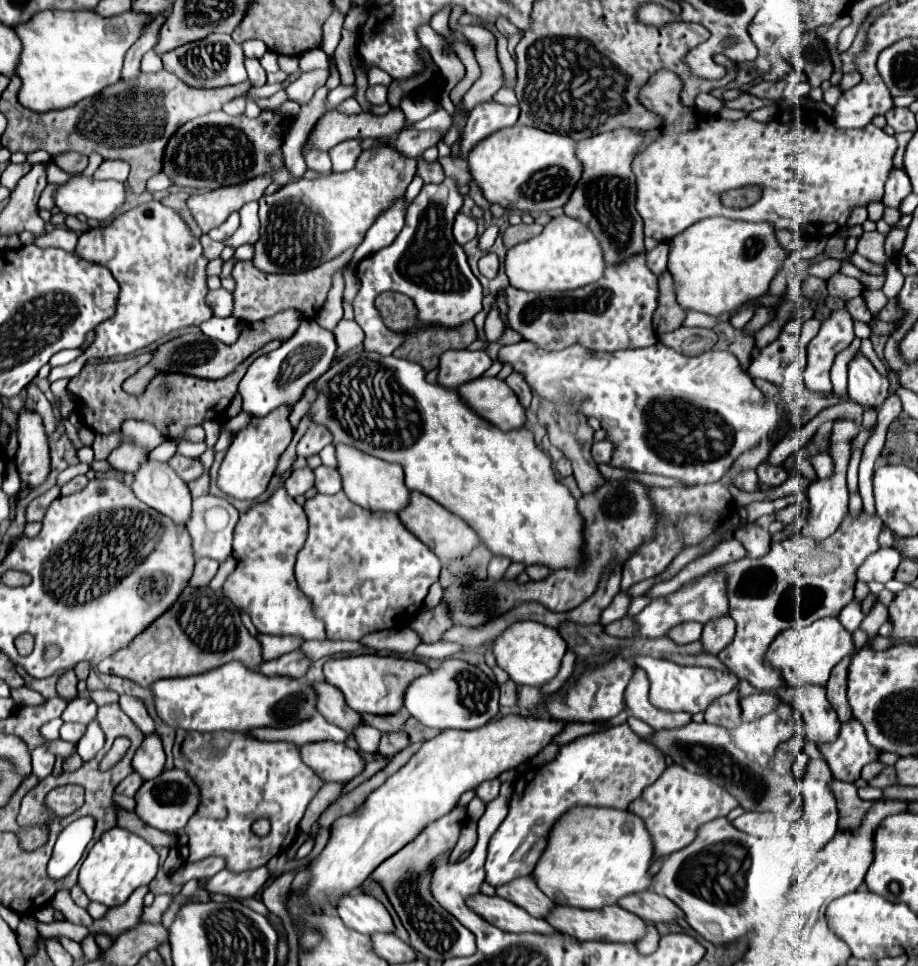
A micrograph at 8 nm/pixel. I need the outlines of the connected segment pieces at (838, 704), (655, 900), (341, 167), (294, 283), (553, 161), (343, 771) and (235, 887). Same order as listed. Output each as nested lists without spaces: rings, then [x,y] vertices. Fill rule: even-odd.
[[[844,658],[844,662],[836,664],[832,674],[830,674],[830,680],[828,680],[828,702],[832,704],[832,708],[836,710],[840,722],[848,722],[852,720],[852,710],[848,706],[848,700],[846,700],[846,680],[848,680],[848,666],[850,666],[850,658]]]
[[[644,890],[644,894],[632,894],[628,898],[622,898],[618,906],[652,924],[674,922],[676,918],[684,916],[678,906],[674,906],[668,898],[654,894],[652,890]]]
[[[346,140],[340,142],[338,146],[334,146],[334,150],[328,150],[330,160],[332,160],[332,168],[336,172],[346,172],[356,164],[356,158],[360,154],[360,140]]]
[[[354,248],[346,250],[344,254],[340,254],[338,258],[320,264],[318,268],[312,268],[308,272],[300,272],[300,274],[266,274],[256,270],[256,266],[252,262],[236,262],[232,276],[236,280],[236,290],[234,290],[234,310],[232,316],[242,320],[242,322],[258,322],[264,320],[268,316],[274,316],[282,310],[294,308],[300,310],[302,314],[306,314],[308,318],[314,318],[316,312],[322,308],[322,304],[326,302],[326,294],[332,286],[332,274],[344,266],[354,254]]]
[[[516,124],[496,130],[496,134],[478,142],[470,150],[466,162],[476,186],[490,204],[500,204],[508,210],[548,212],[568,202],[582,176],[582,164],[574,154],[574,146],[576,142],[568,136]]]
[[[310,742],[308,746],[300,746],[300,756],[304,758],[304,764],[312,766],[312,770],[324,778],[324,782],[348,782],[364,770],[364,758],[360,752],[336,742]]]
[[[266,866],[248,870],[242,874],[232,874],[230,870],[222,870],[220,874],[214,874],[212,878],[200,880],[202,888],[208,894],[224,894],[224,896],[234,896],[234,898],[248,898],[258,892],[268,882],[270,874]]]

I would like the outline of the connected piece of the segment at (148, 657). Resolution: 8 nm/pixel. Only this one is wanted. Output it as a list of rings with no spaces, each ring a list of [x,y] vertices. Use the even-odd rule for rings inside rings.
[[[188,586],[166,614],[136,636],[130,646],[102,660],[98,670],[150,688],[156,680],[202,674],[232,660],[238,660],[252,670],[258,668],[262,664],[260,642],[244,628],[238,610],[226,596],[210,588]]]

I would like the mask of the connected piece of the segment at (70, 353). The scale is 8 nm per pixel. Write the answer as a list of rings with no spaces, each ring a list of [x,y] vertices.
[[[76,348],[76,350],[60,350],[56,352],[52,358],[50,358],[50,366],[60,366],[60,364],[68,364],[72,362],[76,356],[80,356],[82,350]]]

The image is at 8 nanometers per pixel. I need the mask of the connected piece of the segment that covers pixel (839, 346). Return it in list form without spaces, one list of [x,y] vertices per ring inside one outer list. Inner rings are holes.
[[[830,310],[830,316],[822,322],[816,338],[808,344],[808,368],[806,386],[816,392],[830,392],[830,368],[834,356],[848,348],[854,340],[854,320],[848,310]]]

